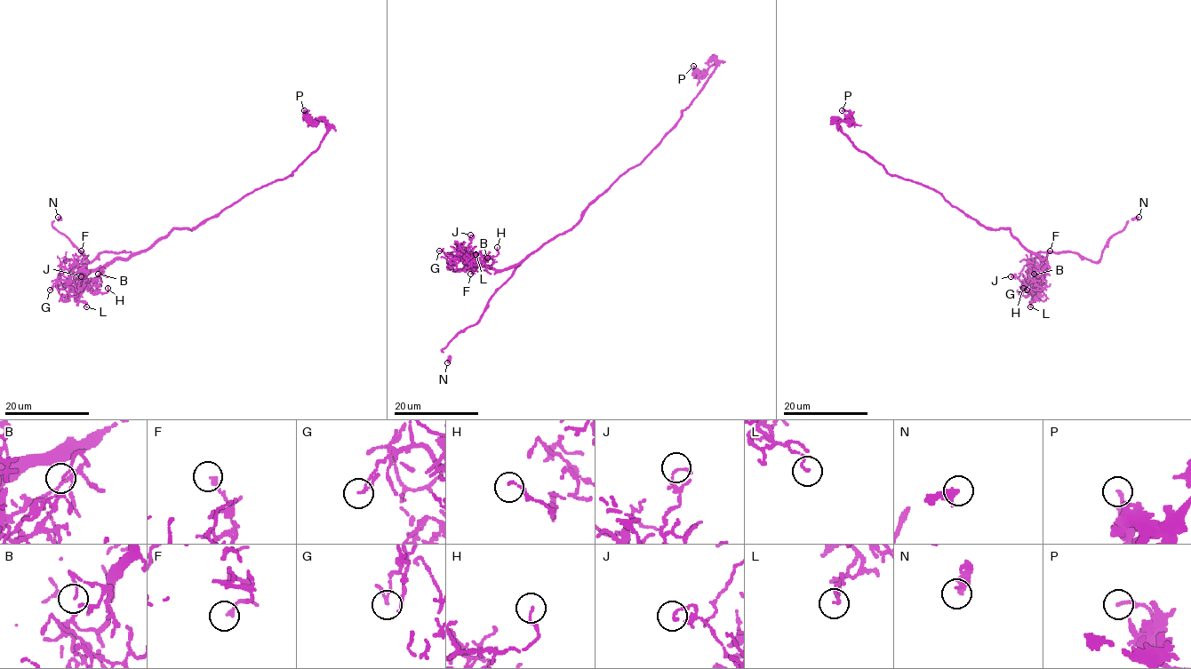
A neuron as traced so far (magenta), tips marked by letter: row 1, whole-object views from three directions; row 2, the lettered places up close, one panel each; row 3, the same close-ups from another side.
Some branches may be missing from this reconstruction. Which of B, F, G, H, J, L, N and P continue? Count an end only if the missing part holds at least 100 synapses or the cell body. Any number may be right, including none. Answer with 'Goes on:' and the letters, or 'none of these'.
Goes on: N

